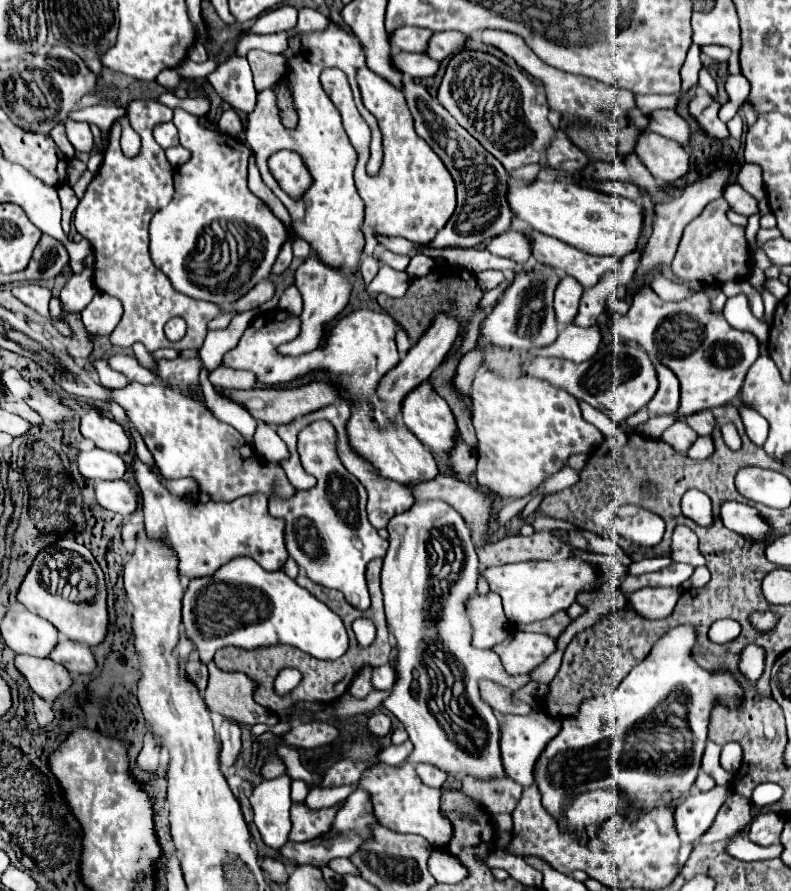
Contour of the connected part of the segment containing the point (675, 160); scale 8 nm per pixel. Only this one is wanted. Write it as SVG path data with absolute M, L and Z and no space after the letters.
M643 130L635 140L635 154L655 180L675 182L689 170L689 154L685 148L651 130Z

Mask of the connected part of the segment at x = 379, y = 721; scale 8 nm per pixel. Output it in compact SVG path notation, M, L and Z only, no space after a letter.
M375 712L371 718L369 718L369 724L367 724L367 732L371 736L385 736L391 732L391 718L385 714L385 712Z

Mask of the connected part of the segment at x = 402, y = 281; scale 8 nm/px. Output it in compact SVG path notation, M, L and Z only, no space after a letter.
M381 266L381 270L377 272L375 280L369 284L369 292L385 292L387 296L393 298L401 298L405 294L405 290L409 288L411 278L407 276L407 272L397 272L389 266Z

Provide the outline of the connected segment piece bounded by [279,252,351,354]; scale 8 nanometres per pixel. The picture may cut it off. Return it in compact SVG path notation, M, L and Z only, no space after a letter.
M315 252L309 254L309 258L297 268L295 272L295 284L303 296L303 312L301 312L301 334L291 344L283 344L279 352L283 354L303 354L311 352L319 346L319 340L325 332L325 326L347 306L351 296L351 280L341 268L327 266L319 260Z

